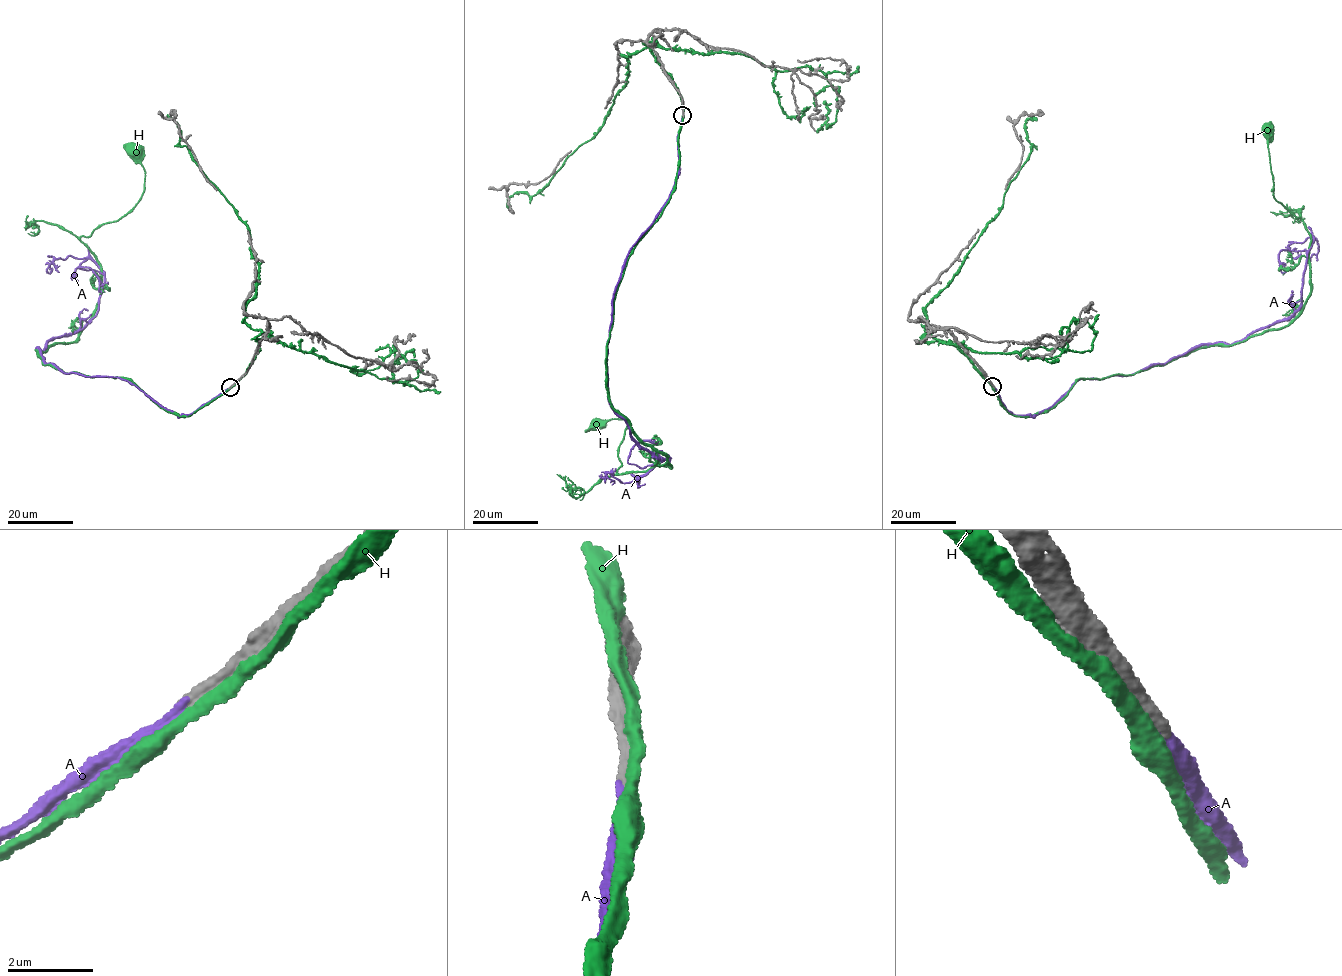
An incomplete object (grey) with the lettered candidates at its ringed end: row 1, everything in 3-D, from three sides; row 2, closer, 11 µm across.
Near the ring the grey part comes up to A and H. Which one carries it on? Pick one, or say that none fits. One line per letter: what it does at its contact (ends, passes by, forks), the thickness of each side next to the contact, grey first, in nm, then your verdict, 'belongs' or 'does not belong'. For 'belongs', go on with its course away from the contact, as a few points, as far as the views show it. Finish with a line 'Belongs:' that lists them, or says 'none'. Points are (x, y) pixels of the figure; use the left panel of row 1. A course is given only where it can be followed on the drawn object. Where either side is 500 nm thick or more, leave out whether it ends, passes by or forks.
A: it ends there; 400 nm thick on the grey side, 320 nm on the other; belongs; it runs (229, 387), (177, 416), (126, 380), (44, 364), (36, 349), (80, 330), (103, 285), (89, 258), (49, 266)
H: it passes by; 360 nm thick on the grey side, 340 nm on the other; does not belong
Belongs: A

